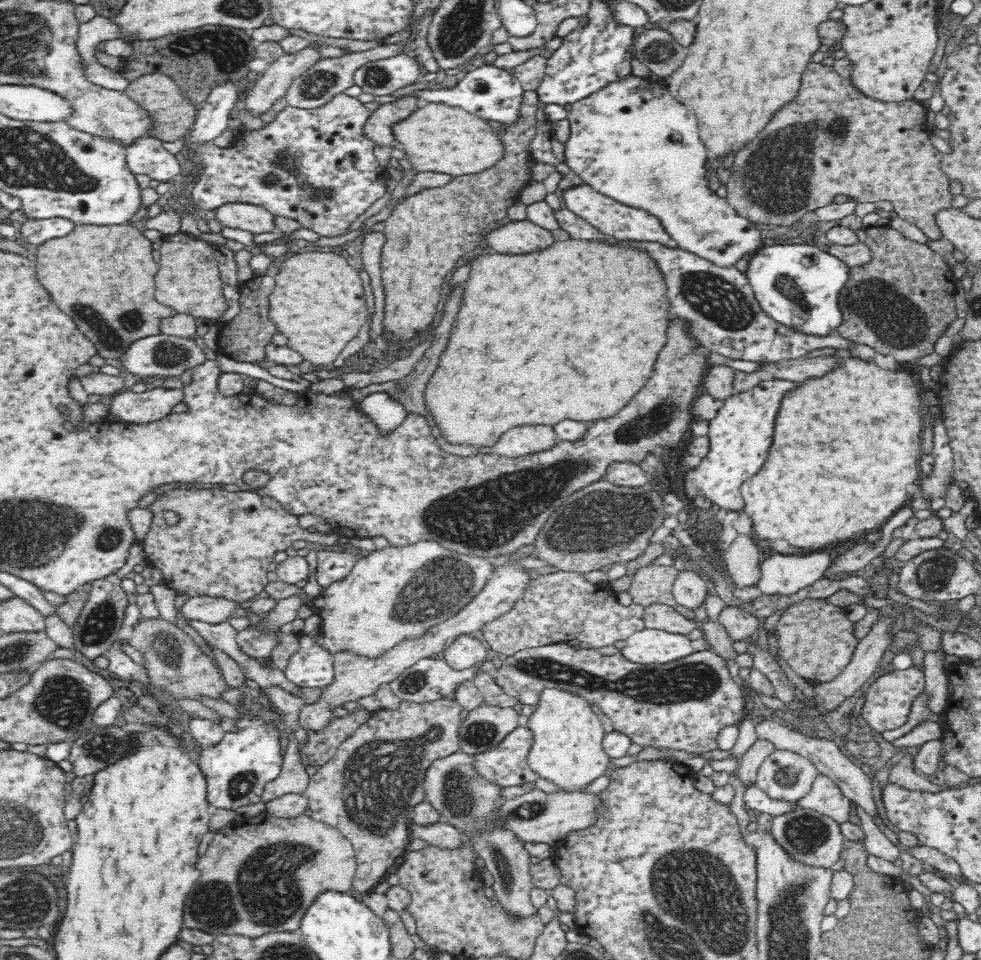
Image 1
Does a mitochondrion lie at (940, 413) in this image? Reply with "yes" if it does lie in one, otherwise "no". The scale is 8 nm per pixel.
no

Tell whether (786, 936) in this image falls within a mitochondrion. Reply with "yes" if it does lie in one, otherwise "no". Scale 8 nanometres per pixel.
yes

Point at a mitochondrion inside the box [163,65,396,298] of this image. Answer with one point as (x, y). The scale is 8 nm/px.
(325, 82)

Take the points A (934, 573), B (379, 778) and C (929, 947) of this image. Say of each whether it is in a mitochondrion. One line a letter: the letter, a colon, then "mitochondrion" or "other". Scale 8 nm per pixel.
A: mitochondrion
B: mitochondrion
C: other

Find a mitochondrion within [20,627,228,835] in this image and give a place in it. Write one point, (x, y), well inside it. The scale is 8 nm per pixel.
(64, 702)

